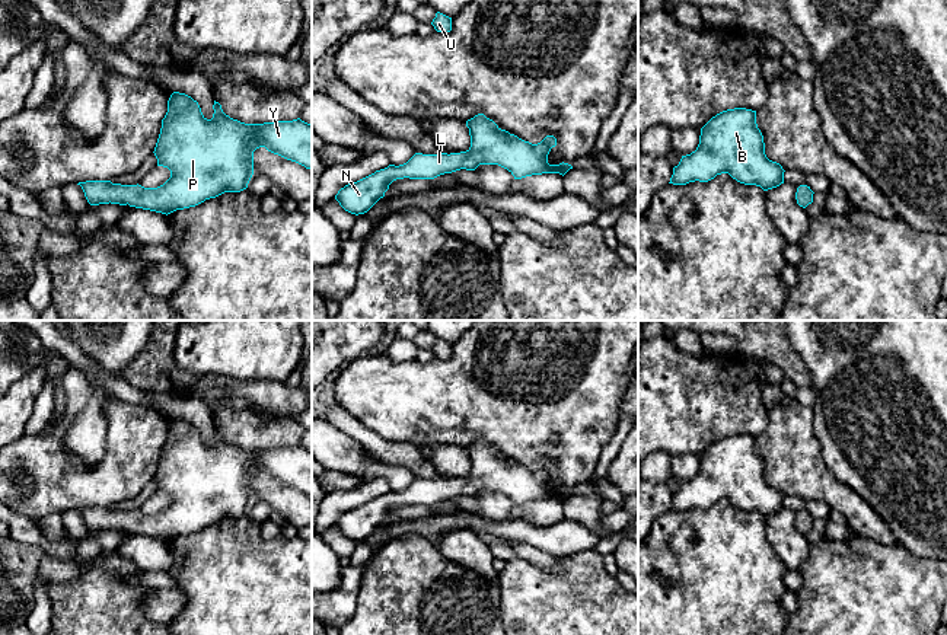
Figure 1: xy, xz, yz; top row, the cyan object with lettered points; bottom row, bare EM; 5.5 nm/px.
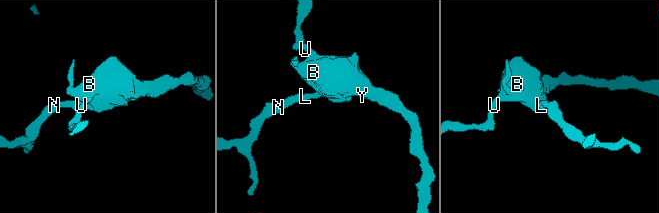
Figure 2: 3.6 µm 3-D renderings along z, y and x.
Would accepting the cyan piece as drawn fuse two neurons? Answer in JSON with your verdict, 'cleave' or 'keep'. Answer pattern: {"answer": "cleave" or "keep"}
{"answer": "keep"}

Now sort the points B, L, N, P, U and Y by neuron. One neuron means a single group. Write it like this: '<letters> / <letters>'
B L N P U Y

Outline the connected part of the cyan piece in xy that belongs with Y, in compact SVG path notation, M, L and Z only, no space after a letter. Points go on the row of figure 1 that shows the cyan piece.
M173 92L168 100L168 112L162 119L160 134L154 147L157 166L168 167L170 178L157 188L144 188L141 185L121 185L111 181L86 181L79 182L85 197L90 205L99 204L119 204L135 208L150 210L162 214L170 214L176 210L195 207L205 200L216 198L224 192L240 192L248 188L254 175L254 151L265 147L268 151L278 154L287 160L296 162L306 169L312 170L312 124L300 118L293 121L264 122L264 124L245 124L230 118L221 109L221 105L214 100L214 114L207 119L197 100L179 92Z

